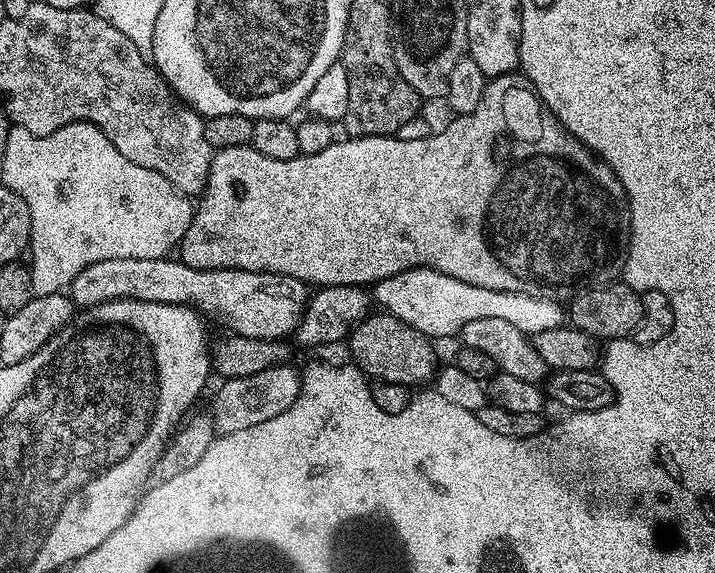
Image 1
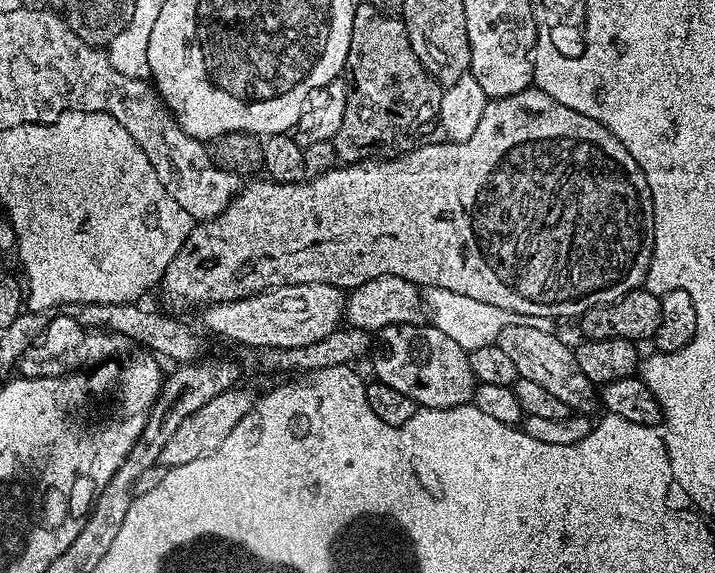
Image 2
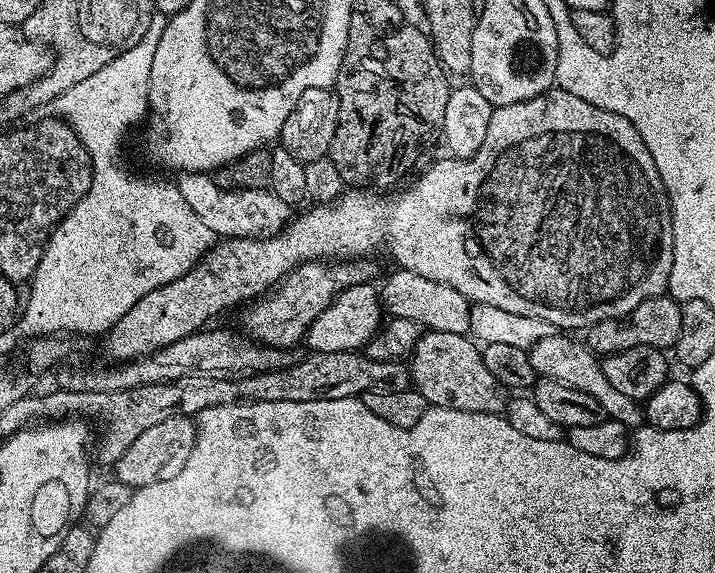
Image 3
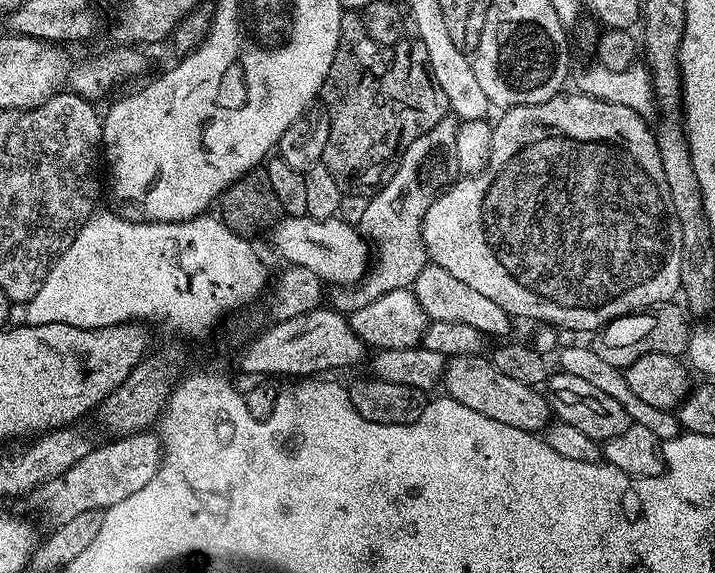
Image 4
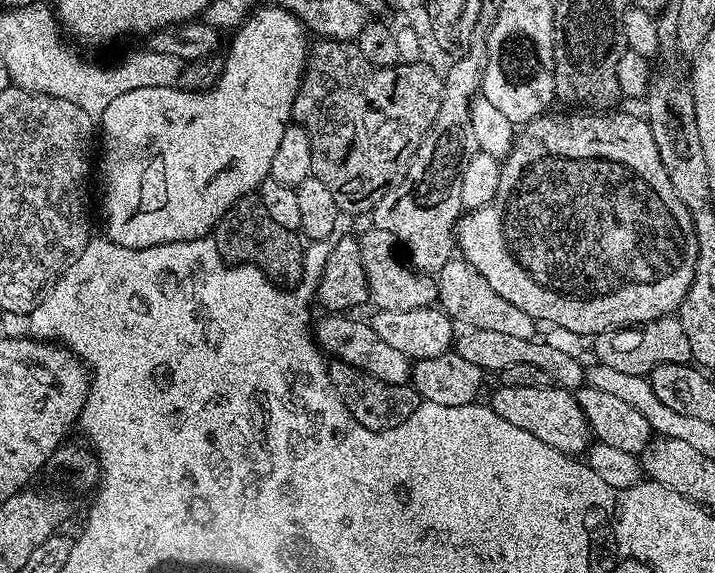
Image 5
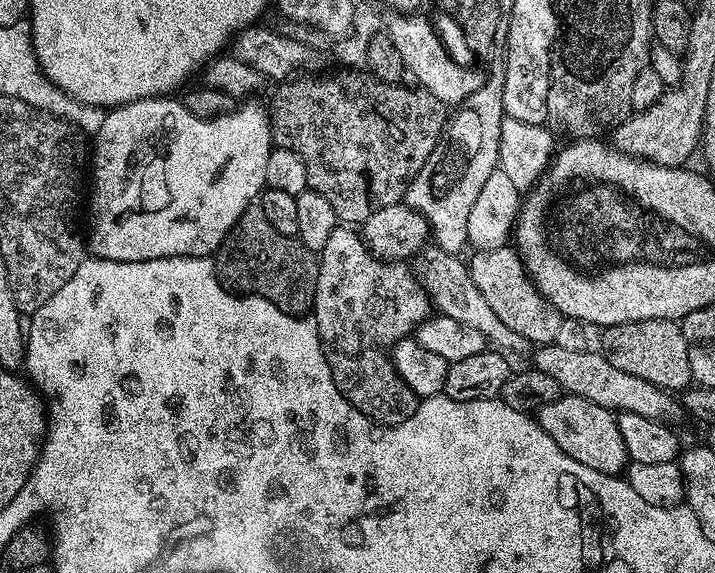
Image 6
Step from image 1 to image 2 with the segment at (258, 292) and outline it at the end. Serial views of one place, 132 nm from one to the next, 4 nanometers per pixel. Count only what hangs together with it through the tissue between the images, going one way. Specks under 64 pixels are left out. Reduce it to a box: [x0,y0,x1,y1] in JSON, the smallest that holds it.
[203,282,345,350]

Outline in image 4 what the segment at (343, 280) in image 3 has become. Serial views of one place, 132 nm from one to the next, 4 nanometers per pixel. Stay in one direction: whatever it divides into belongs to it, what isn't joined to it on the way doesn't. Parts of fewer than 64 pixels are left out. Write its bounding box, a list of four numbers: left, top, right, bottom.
[330,118,458,314]

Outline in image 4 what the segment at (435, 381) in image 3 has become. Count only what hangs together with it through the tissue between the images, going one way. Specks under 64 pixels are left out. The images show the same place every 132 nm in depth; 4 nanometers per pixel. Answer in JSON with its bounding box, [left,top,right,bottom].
[442,354,553,433]

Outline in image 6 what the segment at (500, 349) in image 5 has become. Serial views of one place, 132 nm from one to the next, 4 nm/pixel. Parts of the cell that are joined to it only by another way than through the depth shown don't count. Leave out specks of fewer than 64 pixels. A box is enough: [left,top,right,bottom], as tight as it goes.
[531,342,682,422]

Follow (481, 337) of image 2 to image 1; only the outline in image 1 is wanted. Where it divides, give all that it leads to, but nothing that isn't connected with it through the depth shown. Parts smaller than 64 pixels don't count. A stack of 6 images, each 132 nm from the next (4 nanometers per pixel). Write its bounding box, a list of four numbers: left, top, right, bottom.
[374,268,566,338]

